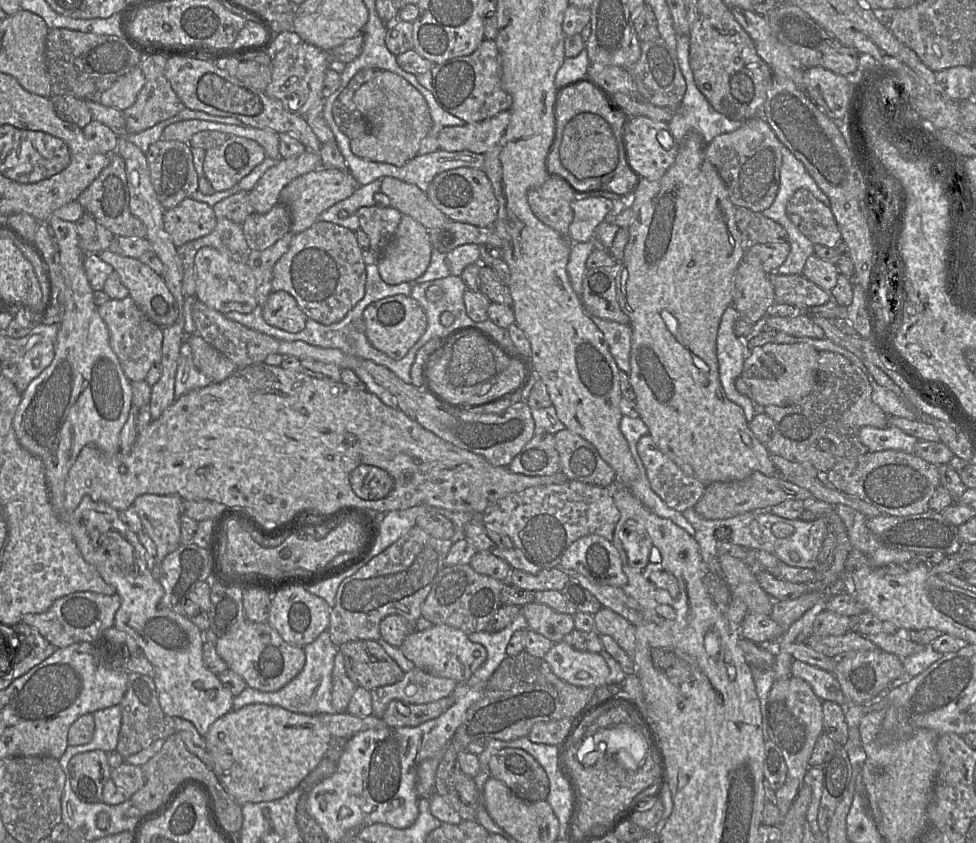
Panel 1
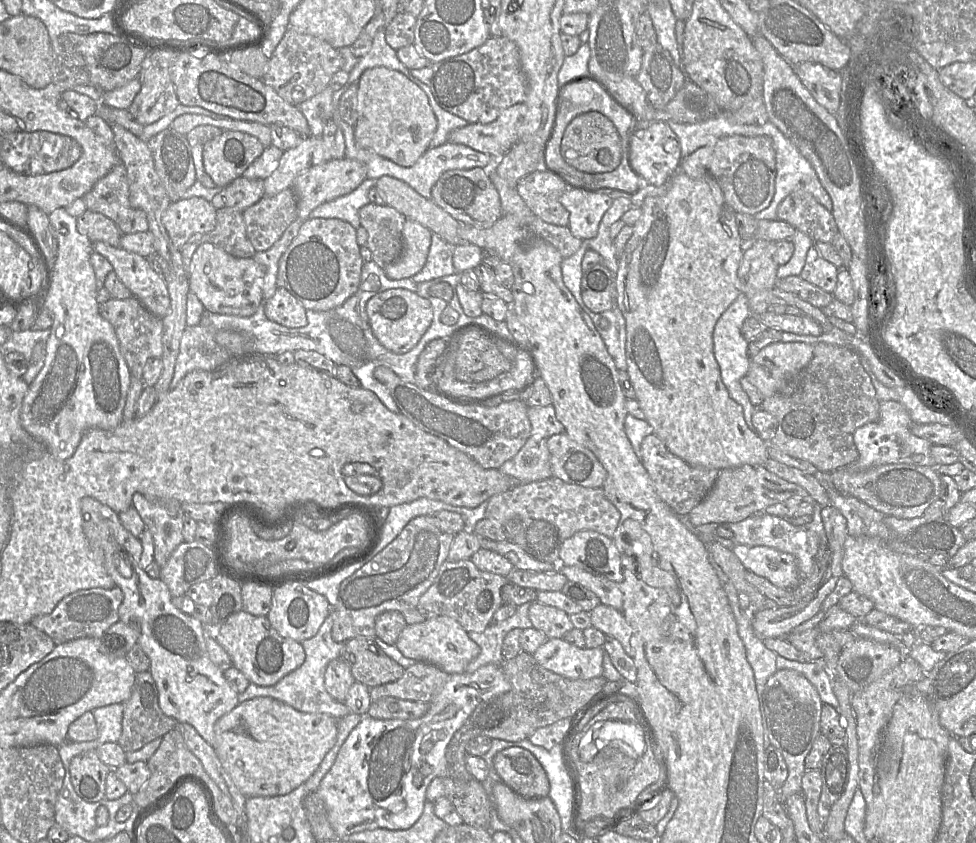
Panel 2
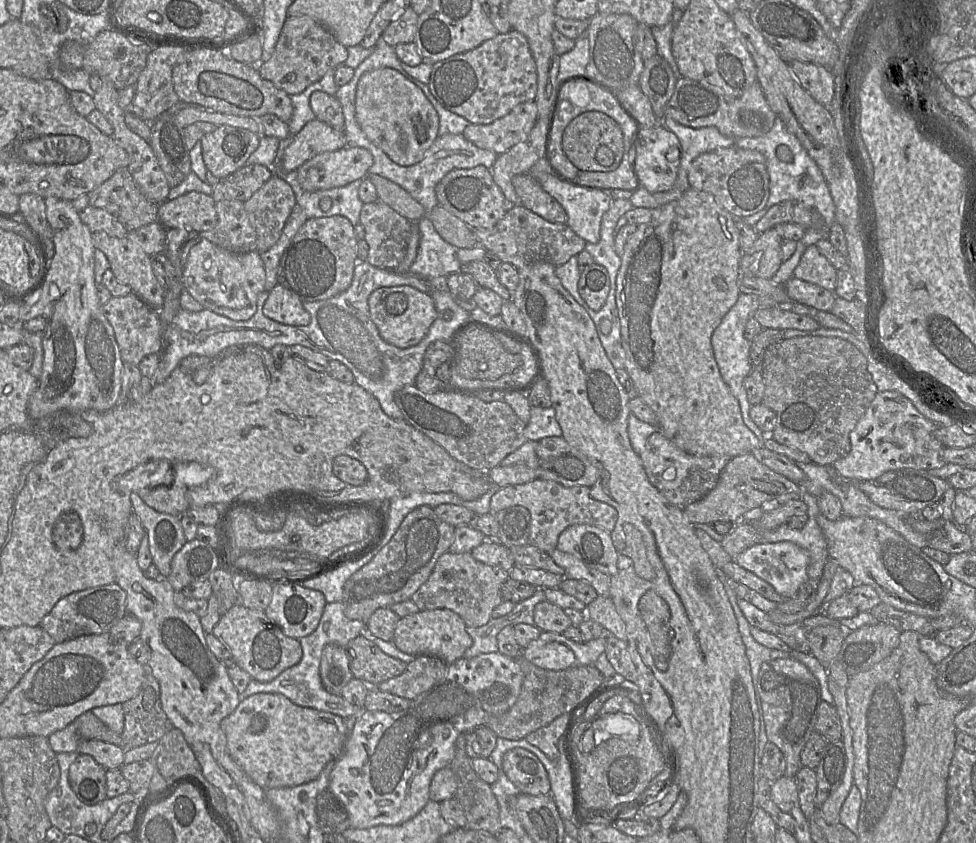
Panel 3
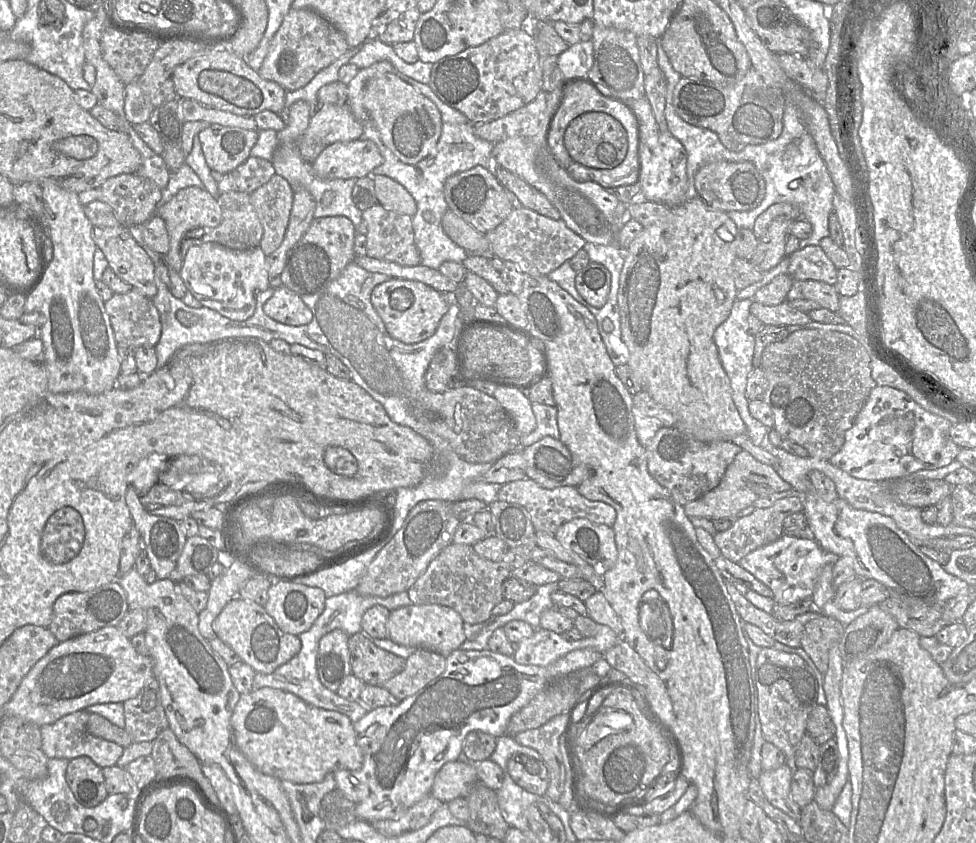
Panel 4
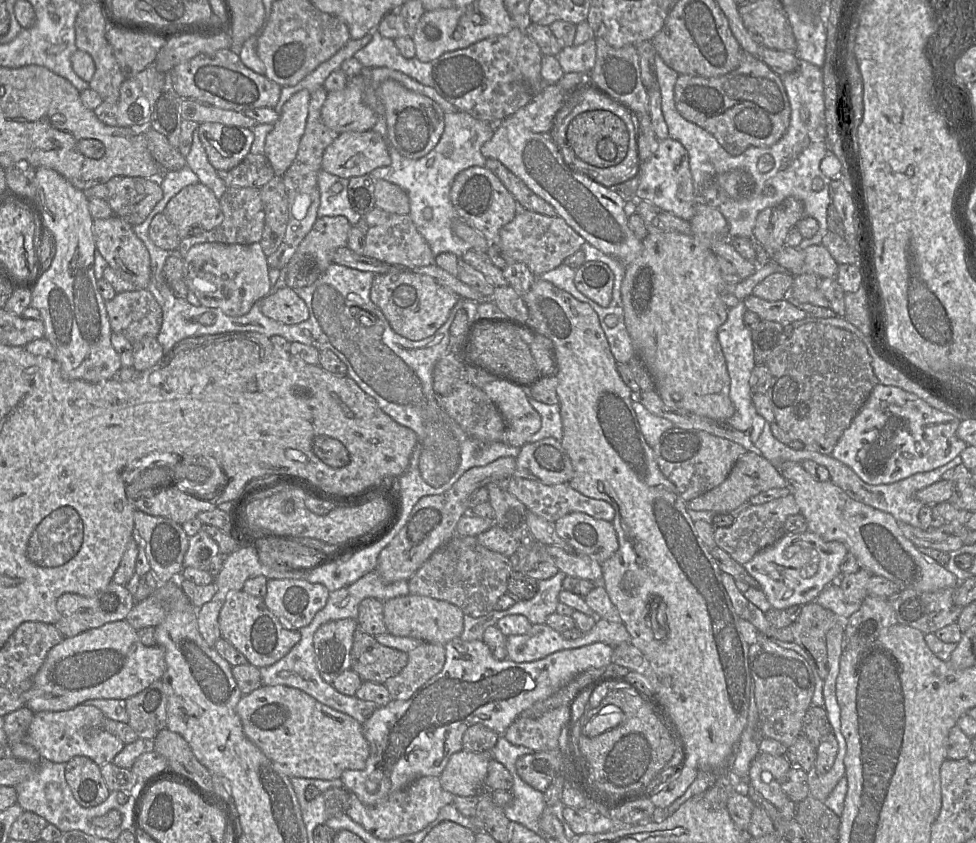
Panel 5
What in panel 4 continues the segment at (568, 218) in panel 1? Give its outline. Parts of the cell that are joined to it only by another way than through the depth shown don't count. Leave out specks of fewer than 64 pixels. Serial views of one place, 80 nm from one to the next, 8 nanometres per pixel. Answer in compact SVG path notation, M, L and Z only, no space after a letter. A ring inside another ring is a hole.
M495 165L492 170L496 179L507 190L515 194L524 208L551 218L553 220L561 219L557 208L547 199L545 195L529 185L525 180L517 175Z

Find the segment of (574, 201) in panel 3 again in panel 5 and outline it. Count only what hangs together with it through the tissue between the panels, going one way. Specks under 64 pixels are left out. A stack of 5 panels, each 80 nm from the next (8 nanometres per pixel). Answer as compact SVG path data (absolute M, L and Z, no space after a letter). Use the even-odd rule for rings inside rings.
M509 117L495 124L493 137L482 146L481 152L487 159L500 161L537 196L549 203L557 215L586 242L601 252L618 260L625 267L640 254L642 240L629 227L629 217L624 210L625 201L611 189L571 169L550 133L534 133L517 119Z

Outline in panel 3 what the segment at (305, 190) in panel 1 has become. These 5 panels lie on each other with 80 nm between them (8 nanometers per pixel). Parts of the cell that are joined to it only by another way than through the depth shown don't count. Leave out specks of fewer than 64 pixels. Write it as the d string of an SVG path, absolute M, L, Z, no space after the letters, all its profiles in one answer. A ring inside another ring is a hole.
M344 147L318 154L304 163L297 170L297 180L309 192L343 187L367 177L373 163L367 149Z

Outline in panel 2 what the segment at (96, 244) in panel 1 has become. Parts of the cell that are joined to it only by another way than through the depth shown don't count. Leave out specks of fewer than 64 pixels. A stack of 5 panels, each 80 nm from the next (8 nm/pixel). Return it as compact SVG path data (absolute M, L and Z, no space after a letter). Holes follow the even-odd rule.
M88 209L76 219L78 231L93 244L104 242L111 246L119 246L122 233L111 219Z

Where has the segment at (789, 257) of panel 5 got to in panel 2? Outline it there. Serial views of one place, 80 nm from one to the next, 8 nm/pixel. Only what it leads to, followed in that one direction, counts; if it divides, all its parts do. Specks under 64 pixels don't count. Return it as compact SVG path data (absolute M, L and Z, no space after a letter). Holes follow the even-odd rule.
M813 245L807 252L800 277L826 292L833 293L837 283L838 271L839 269L825 260Z

